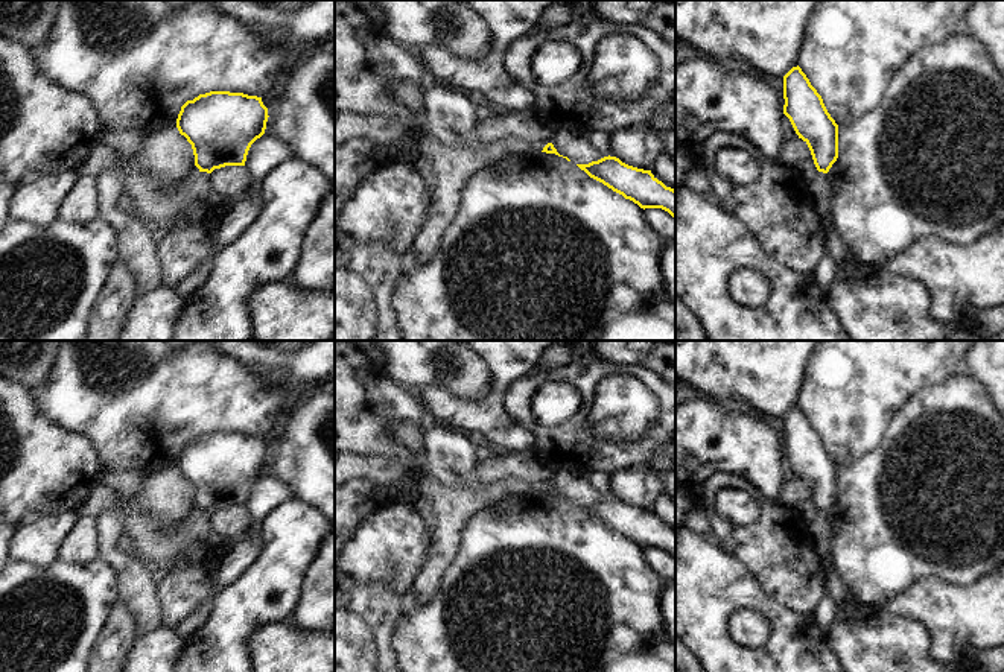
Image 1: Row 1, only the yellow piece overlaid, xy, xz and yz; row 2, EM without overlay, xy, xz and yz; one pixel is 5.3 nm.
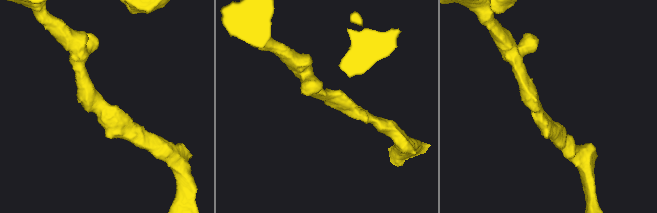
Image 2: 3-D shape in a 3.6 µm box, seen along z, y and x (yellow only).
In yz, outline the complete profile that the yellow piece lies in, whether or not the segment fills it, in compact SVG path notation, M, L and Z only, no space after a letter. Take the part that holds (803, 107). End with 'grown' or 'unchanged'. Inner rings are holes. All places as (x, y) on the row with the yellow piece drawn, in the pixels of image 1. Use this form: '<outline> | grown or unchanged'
M799 65L783 76L783 99L783 114L808 144L817 170L828 173L838 158L838 125Z | unchanged

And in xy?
M210 91L181 106L176 128L192 144L199 172L211 173L225 166L245 166L251 144L265 134L268 117L262 97Z | unchanged

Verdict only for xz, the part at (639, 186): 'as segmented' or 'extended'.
as segmented

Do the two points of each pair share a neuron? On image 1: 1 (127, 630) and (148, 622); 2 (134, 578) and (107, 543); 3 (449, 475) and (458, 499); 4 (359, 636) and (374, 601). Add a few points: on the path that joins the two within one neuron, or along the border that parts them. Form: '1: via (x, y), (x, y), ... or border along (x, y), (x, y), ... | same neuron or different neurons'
1: border along (119, 599), (133, 616), (137, 636) | different neurons
2: via (128, 569), (111, 552) | same neuron
3: border along (428, 473), (441, 485), (469, 485), (472, 482) | different neurons
4: border along (350, 614), (361, 619), (371, 631), (378, 656) | different neurons

